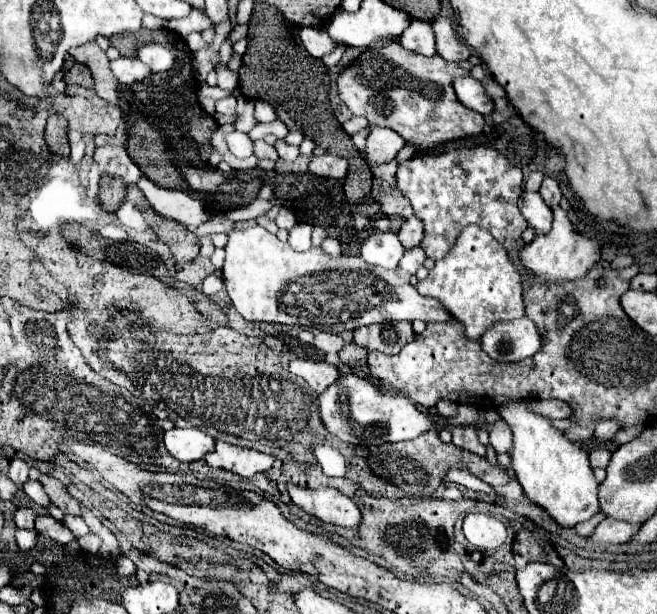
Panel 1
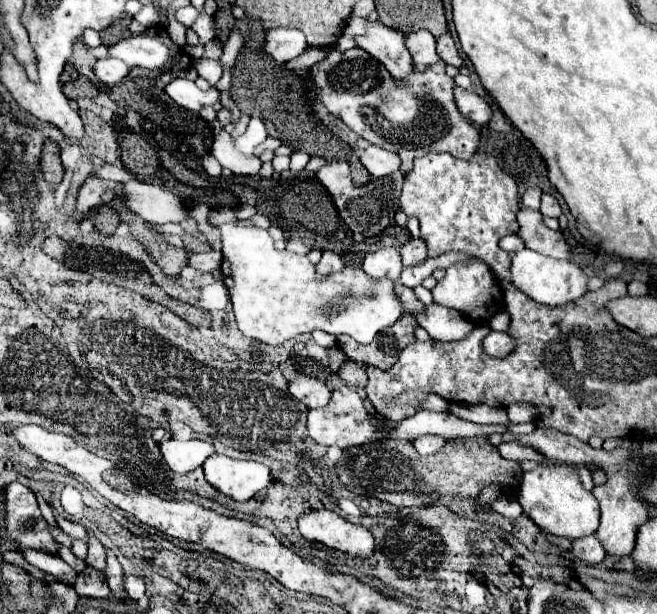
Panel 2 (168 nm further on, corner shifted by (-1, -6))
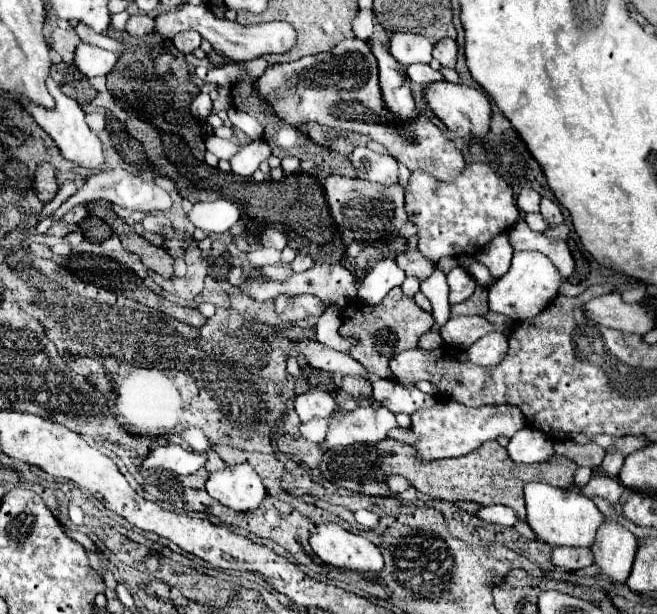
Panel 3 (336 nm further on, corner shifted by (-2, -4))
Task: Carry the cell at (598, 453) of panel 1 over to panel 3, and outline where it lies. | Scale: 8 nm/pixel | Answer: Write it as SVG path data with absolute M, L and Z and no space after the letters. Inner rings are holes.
M594 474L590 482L582 488L584 496L588 498L600 496L600 498L606 498L608 502L618 502L622 492L624 492L624 486L618 482L618 478L612 478L606 474Z

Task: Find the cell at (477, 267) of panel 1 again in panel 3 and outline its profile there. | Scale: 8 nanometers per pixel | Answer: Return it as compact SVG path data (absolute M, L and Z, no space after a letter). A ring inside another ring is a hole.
M460 266L448 272L448 286L450 286L450 304L460 304L468 300L476 290L476 280Z

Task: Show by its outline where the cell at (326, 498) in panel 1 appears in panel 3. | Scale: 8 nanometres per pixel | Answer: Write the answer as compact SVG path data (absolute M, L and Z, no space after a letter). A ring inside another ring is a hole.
M336 522L318 524L310 532L310 546L322 562L338 568L350 568L370 574L384 568L380 550L368 538L352 534Z

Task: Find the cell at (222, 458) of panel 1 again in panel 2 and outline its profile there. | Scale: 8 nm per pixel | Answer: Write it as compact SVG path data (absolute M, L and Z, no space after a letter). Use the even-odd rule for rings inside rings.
M213 454L203 464L205 480L235 502L251 500L259 490L271 484L271 470L251 460L233 460Z

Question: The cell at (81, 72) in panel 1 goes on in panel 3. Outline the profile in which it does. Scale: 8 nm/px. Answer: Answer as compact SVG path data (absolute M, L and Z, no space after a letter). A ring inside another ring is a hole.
M82 78L78 82L68 82L68 84L62 84L62 90L66 96L74 98L76 102L84 104L84 102L90 102L96 98L96 88L90 84L88 78Z

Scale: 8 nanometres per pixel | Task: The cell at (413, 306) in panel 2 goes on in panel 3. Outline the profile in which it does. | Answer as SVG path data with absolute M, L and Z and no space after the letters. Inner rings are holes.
M392 288L388 296L378 304L378 306L366 306L360 304L358 300L352 302L352 306L362 306L362 308L352 308L342 312L342 326L340 326L340 336L352 336L356 344L350 348L350 356L358 360L368 374L374 374L378 378L390 378L390 366L388 362L402 350L418 348L418 338L428 332L434 324L434 316L426 310L422 310L414 298L406 296L402 288Z

